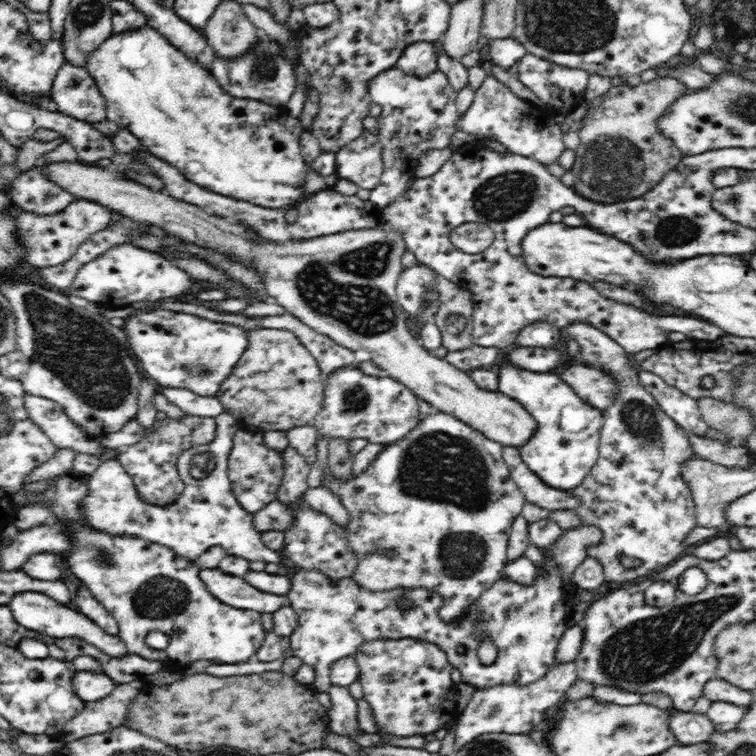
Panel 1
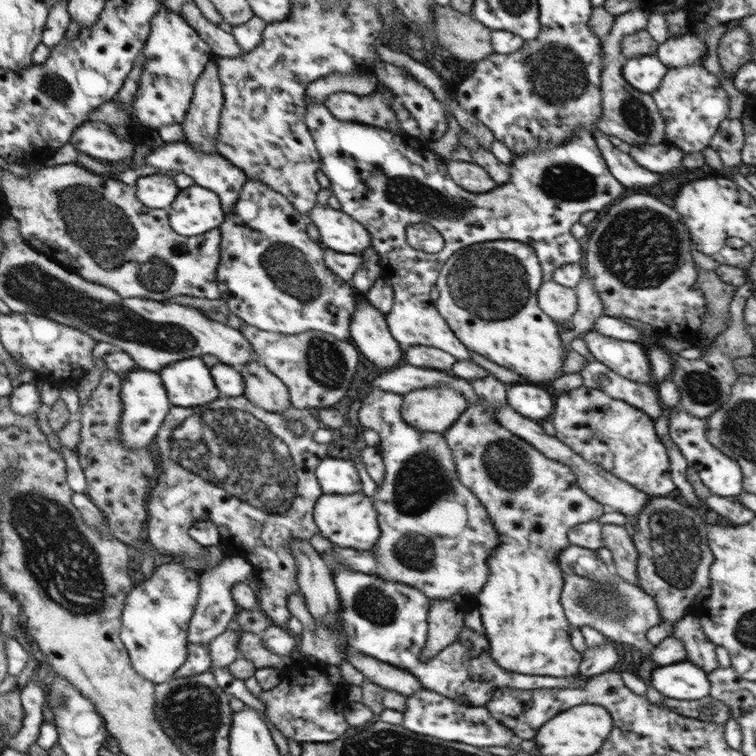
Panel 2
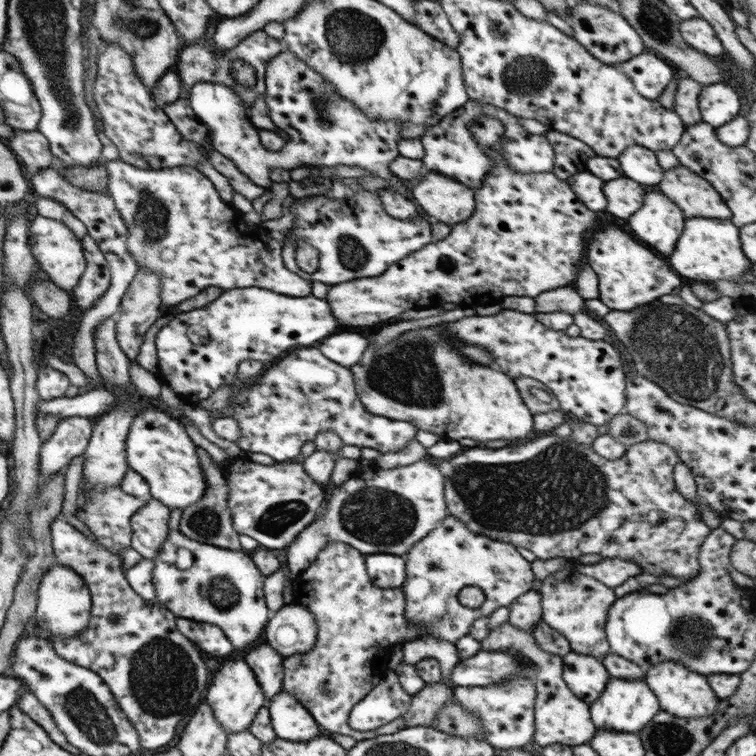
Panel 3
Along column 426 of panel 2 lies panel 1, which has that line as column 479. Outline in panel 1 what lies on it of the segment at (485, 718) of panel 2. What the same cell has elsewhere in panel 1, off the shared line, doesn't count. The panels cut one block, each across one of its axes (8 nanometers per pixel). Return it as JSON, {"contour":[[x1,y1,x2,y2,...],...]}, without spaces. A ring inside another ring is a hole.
{"contour":[[575,661,558,662,546,673,540,682,528,686,494,686,484,690,476,690,464,711,456,720,456,748,462,748,468,742,482,734,526,734,534,730,530,724,540,724,545,709,554,708,562,702,562,696,577,680]]}

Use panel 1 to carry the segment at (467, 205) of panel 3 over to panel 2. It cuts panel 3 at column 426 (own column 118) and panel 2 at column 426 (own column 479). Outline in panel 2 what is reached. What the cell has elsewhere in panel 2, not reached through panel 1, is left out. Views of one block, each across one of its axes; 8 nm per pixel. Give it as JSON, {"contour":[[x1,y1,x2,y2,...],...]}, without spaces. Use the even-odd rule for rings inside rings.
{"contour":[[431,385,402,395,401,419,419,429,442,433,468,407,465,397,449,385]]}

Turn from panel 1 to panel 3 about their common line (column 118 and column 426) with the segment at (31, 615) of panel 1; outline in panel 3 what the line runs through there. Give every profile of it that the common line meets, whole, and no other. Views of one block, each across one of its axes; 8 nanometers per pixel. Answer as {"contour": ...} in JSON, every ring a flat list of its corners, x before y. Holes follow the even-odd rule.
{"contour":[[425,635,405,641,400,651,402,662,405,664,414,665,422,658,434,658,439,664,440,679,443,680,443,685,451,689,449,676,453,671,453,666,458,663,457,651,453,642]]}

